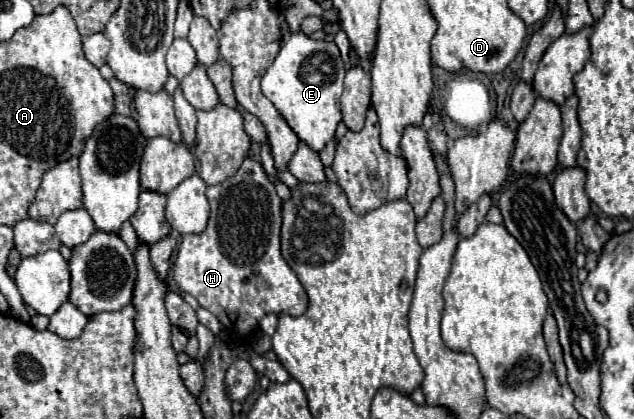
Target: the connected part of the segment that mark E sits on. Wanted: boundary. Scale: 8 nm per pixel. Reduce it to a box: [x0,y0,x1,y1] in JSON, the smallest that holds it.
[262,32,344,152]

